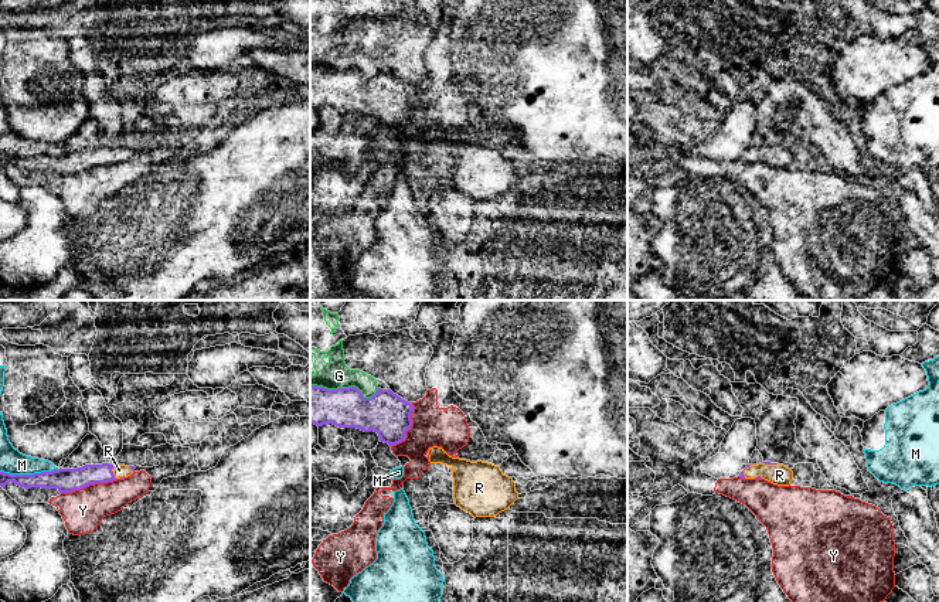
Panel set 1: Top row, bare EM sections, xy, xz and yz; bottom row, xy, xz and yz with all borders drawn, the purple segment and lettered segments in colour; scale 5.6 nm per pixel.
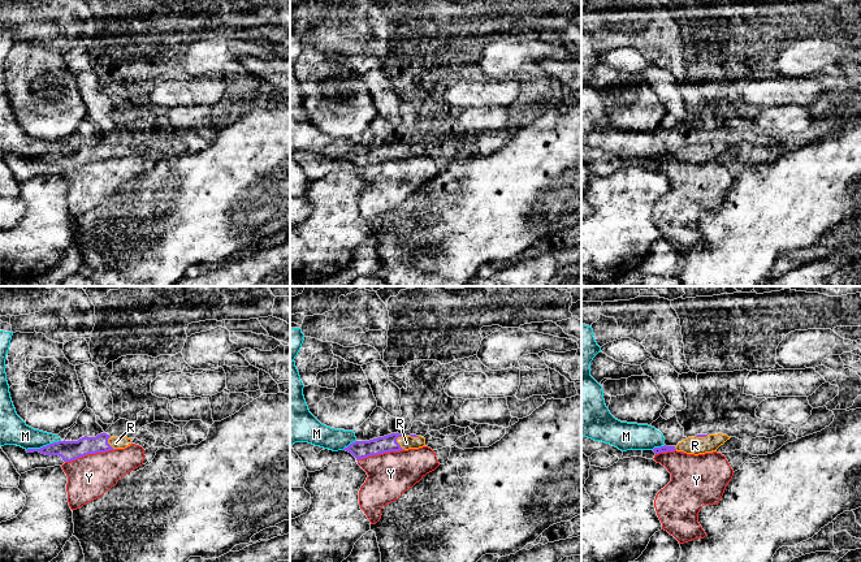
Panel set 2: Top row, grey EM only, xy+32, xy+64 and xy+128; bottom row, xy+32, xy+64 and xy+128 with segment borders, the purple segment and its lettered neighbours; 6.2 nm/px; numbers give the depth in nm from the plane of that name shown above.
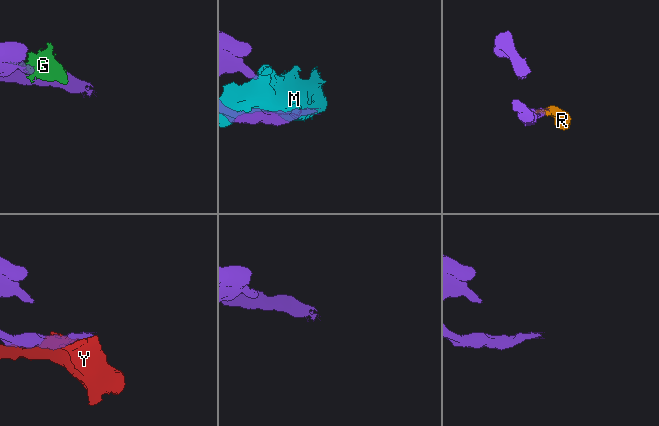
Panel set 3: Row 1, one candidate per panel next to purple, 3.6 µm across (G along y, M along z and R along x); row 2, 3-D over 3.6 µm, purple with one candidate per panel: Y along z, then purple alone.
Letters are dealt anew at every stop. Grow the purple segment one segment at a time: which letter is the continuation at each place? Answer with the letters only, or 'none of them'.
R

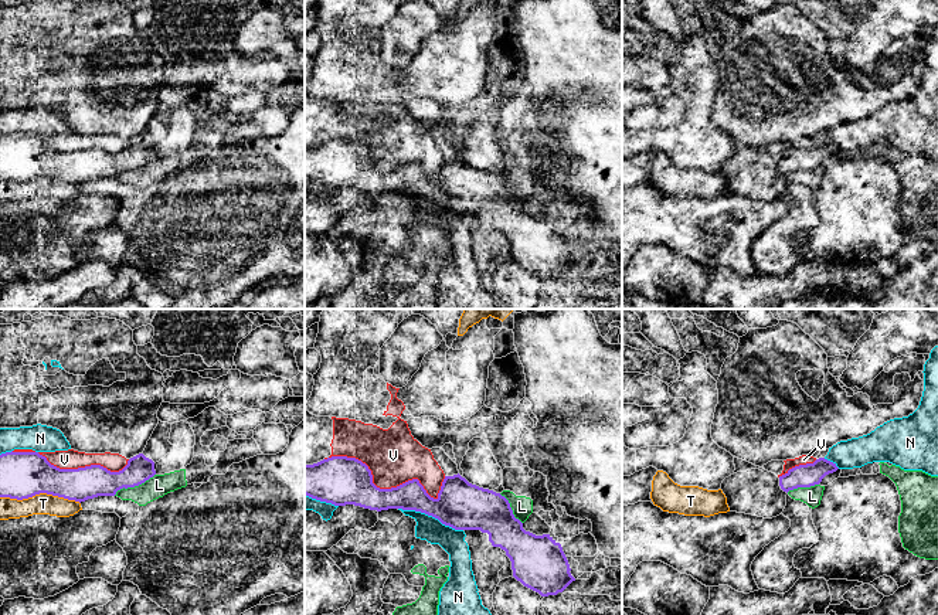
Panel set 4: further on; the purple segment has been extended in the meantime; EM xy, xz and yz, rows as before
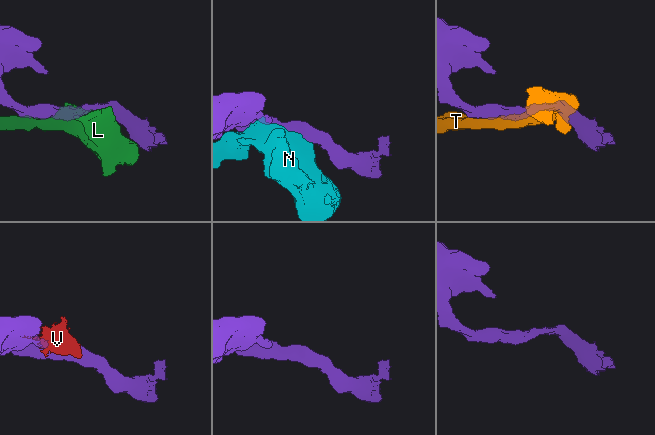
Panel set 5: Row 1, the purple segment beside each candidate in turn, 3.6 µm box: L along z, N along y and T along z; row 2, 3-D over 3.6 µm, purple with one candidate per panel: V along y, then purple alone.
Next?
none of them

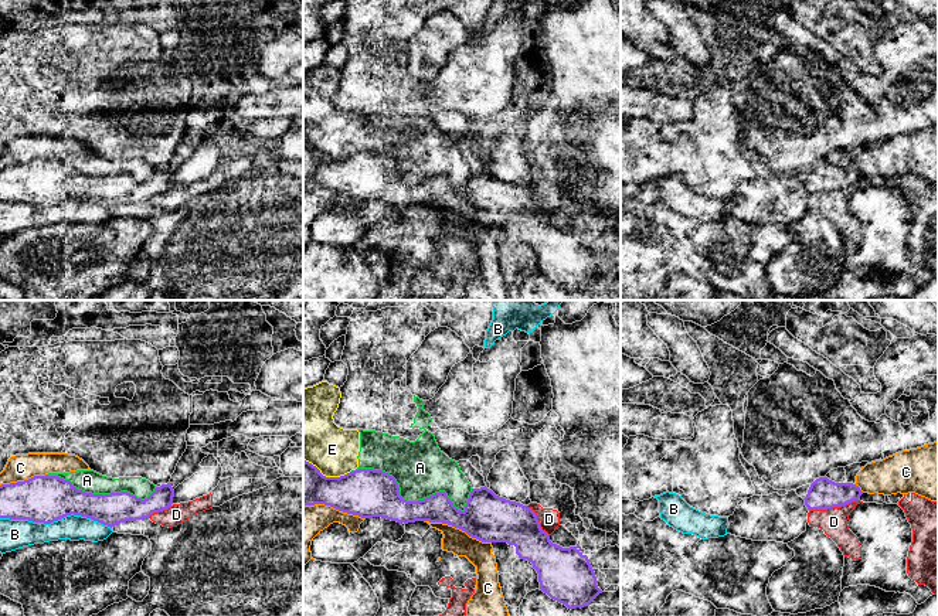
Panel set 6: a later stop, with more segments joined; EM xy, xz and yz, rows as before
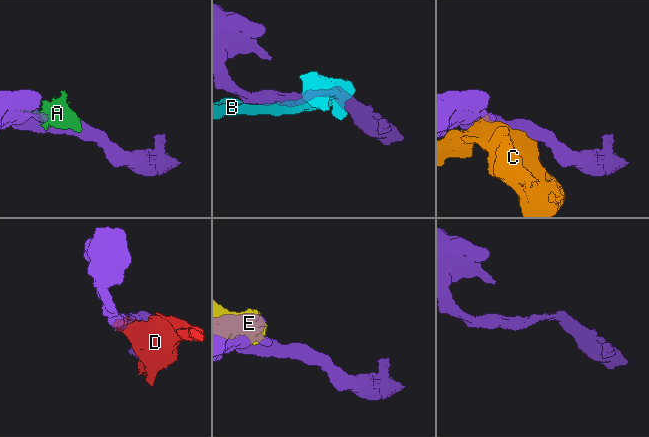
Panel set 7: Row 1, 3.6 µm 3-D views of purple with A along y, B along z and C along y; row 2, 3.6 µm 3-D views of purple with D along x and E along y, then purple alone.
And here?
none of them

